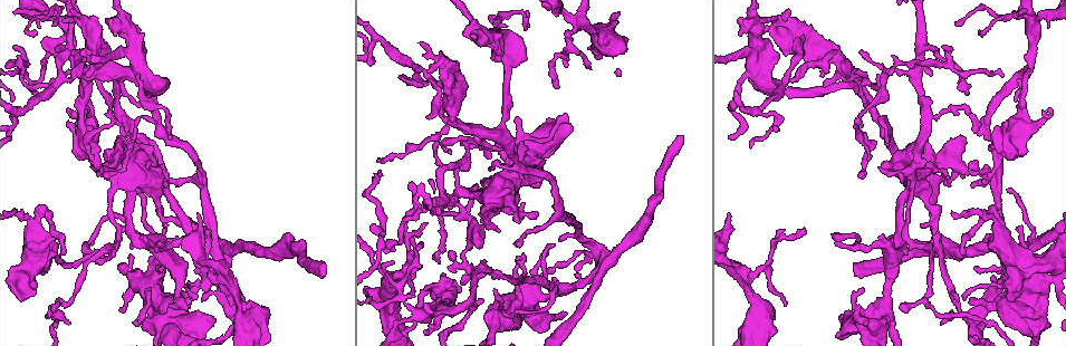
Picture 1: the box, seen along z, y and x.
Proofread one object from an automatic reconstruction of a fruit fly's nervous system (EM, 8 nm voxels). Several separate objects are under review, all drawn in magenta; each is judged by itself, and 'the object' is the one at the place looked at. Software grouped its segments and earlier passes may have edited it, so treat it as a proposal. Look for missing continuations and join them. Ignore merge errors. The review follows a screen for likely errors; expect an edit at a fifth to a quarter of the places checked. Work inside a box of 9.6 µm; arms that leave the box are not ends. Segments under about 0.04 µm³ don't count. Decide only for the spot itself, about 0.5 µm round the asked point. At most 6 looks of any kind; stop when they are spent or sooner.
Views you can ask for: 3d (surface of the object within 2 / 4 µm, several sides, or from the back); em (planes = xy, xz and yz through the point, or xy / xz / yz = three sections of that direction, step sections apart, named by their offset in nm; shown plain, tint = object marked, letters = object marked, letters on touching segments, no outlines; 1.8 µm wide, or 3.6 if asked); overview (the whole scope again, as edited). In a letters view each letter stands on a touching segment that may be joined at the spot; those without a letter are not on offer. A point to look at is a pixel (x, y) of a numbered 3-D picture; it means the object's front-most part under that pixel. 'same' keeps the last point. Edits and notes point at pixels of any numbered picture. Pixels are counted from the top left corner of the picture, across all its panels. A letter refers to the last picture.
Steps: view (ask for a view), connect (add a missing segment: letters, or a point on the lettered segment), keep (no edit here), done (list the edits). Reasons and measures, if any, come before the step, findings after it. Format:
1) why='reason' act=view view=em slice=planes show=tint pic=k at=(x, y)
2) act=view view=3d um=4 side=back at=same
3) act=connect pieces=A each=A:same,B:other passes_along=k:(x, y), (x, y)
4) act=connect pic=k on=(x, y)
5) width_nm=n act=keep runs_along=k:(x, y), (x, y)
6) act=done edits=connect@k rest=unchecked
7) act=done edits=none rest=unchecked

why='free end' act=view view=em slice=yz step=8 show=letters pic=1 at=(427, 117)

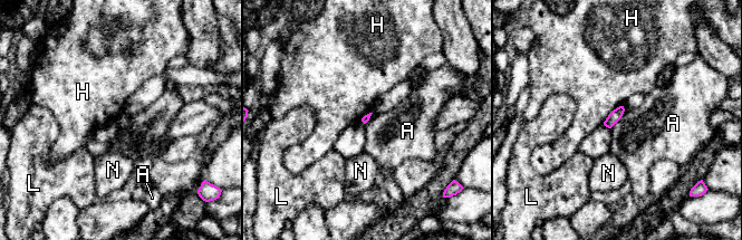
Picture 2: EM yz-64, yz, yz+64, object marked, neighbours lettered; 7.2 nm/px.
longest_contact=H:200nm act=keep each=A:other,H:other,L:other,N:other border=2:(625, 109), (622, 117), (610, 128) found='none of them fits'

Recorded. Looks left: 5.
act=view view=3d um=4 pic=1 at=(414, 238)

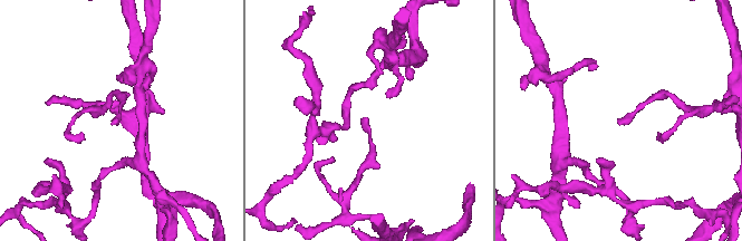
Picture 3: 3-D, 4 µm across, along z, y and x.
act=view view=em slice=yz step=4 show=letters pic=3 at=(366, 117)

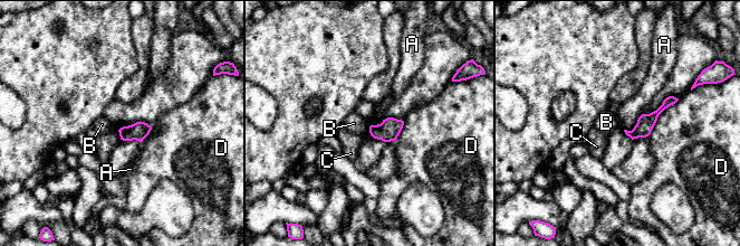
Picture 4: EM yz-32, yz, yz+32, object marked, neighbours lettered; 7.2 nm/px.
longest_contact=D:340nm act=keep each=A:other,B:other,C:other,D:other runs_along=4:(673, 100), (637, 132), (630, 133) found='none of them fits'

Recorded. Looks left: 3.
why='tapers out' act=view view=3d um=4 pic=1 at=(832, 237)

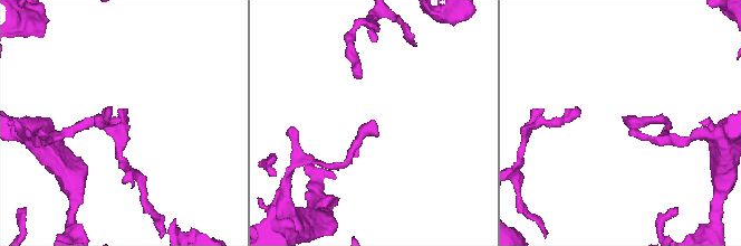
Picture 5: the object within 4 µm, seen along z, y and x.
act=view view=em slice=yz step=16 show=letters pic=5 at=(373, 120)

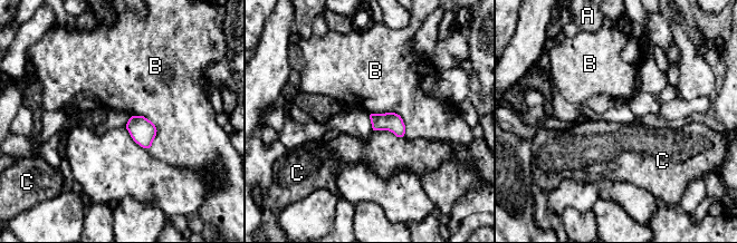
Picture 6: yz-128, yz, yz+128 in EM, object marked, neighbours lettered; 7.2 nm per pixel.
act=view view=em slice=planes show=letters at=same

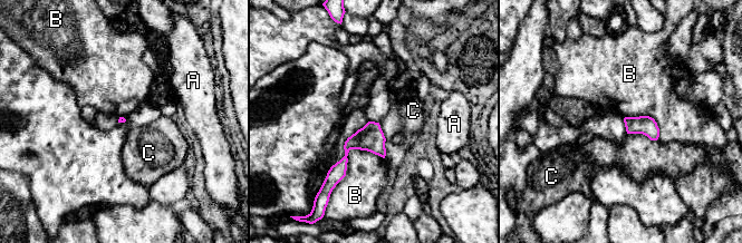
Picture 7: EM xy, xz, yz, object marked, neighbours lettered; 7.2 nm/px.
longest_contact=B:440nm act=keep each=A:other,B:other,C:other found='no lettered segment goes on from it'

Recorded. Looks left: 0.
act=done edits=none rest=unchecked

